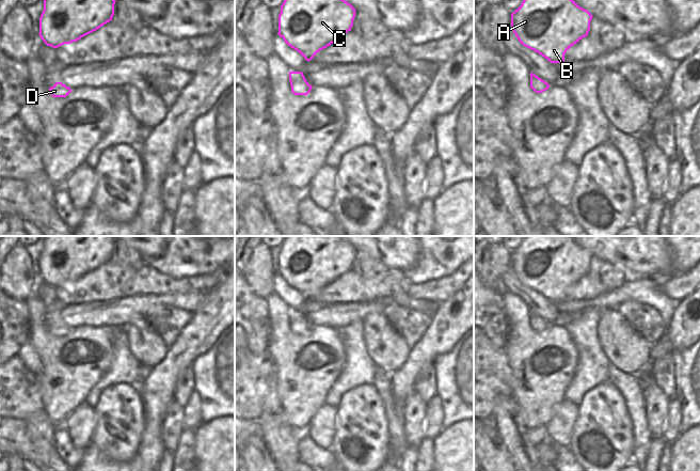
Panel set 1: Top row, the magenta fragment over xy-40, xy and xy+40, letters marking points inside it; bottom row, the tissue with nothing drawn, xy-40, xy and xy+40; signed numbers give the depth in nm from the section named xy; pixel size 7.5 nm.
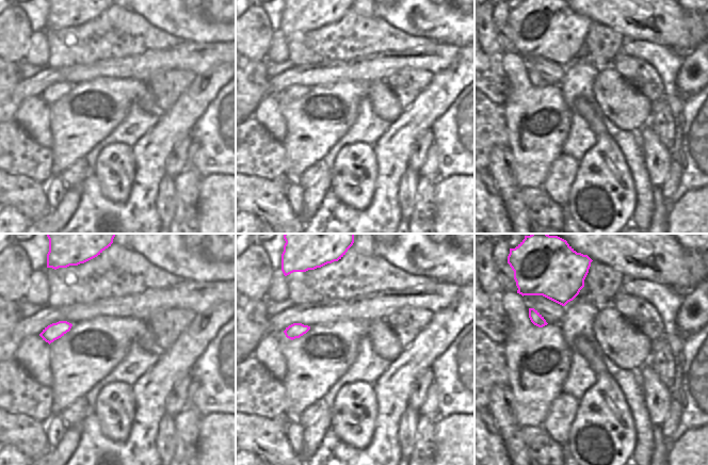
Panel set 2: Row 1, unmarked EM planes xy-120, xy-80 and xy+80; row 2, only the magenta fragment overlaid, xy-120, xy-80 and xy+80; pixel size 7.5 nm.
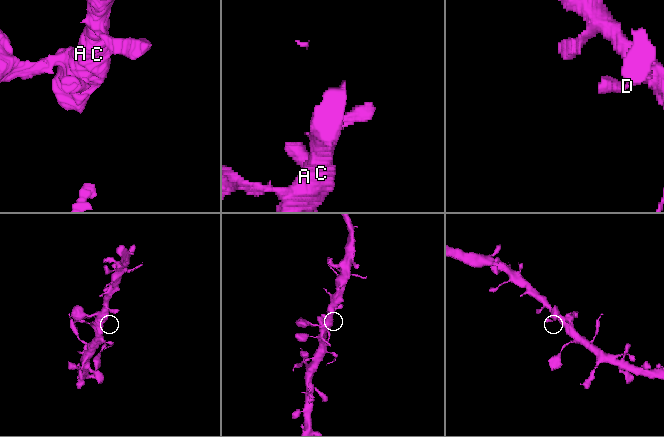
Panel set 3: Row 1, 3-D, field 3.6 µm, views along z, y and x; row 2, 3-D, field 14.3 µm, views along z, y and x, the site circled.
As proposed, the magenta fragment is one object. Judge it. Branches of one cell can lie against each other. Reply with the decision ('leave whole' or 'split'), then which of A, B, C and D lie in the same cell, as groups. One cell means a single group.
leave whole | A B C D

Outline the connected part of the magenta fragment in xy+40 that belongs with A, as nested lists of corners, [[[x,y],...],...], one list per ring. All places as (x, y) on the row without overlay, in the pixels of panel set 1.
[[[524,236],[522,244],[511,253],[511,269],[520,282],[538,292],[551,302],[563,302],[564,293],[588,274],[592,254],[570,236]]]

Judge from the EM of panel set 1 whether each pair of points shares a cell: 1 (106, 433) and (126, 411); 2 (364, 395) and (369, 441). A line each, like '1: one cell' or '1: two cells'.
1: one cell
2: one cell

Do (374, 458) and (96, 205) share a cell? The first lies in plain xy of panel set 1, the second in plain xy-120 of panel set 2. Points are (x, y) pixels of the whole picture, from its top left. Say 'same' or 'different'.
different

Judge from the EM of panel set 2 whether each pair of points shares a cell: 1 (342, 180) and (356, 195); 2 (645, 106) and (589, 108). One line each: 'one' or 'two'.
1: one
2: two

